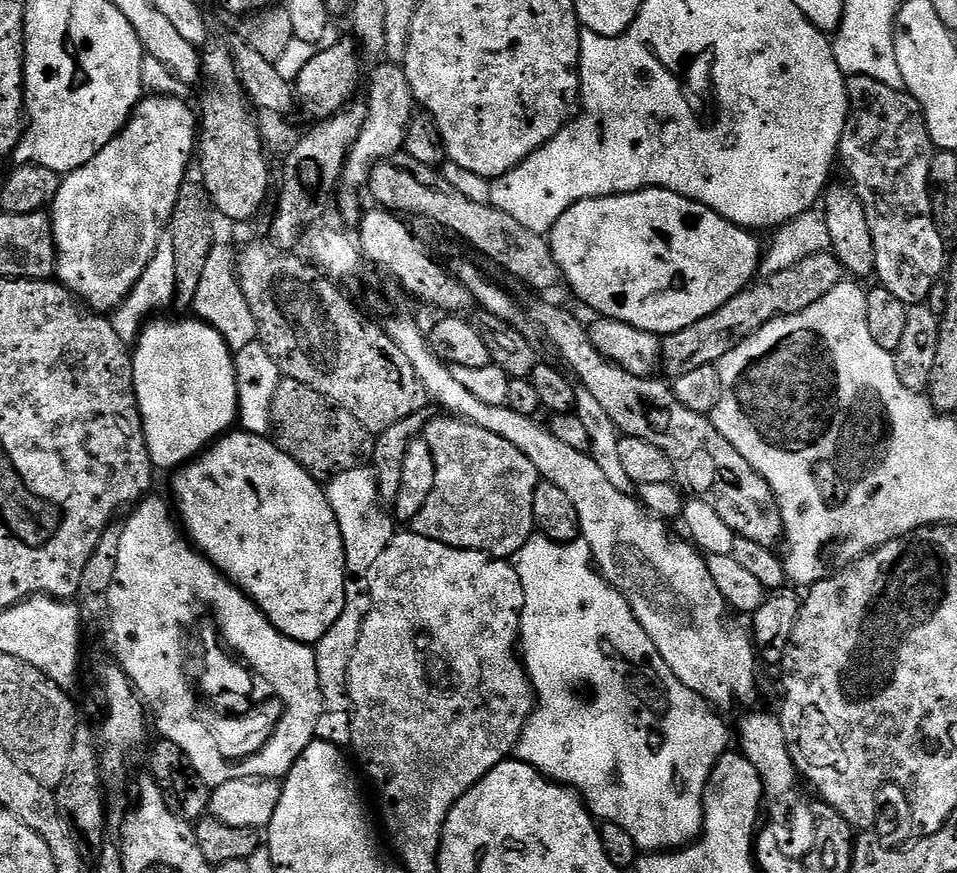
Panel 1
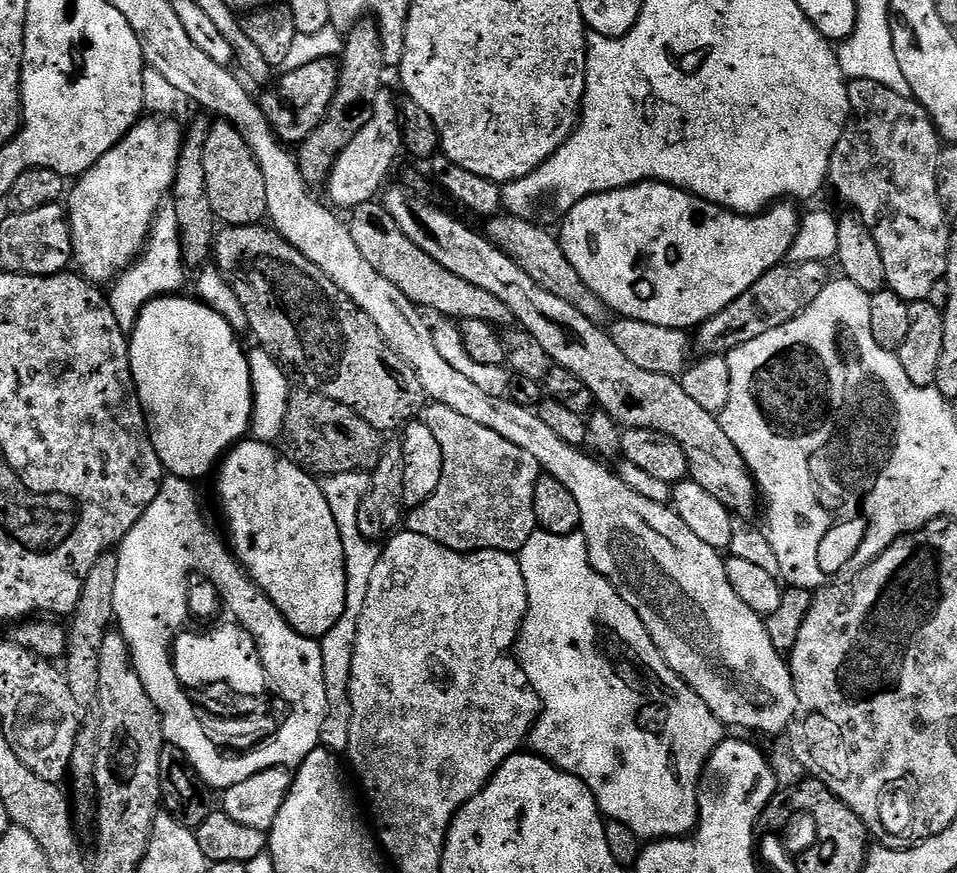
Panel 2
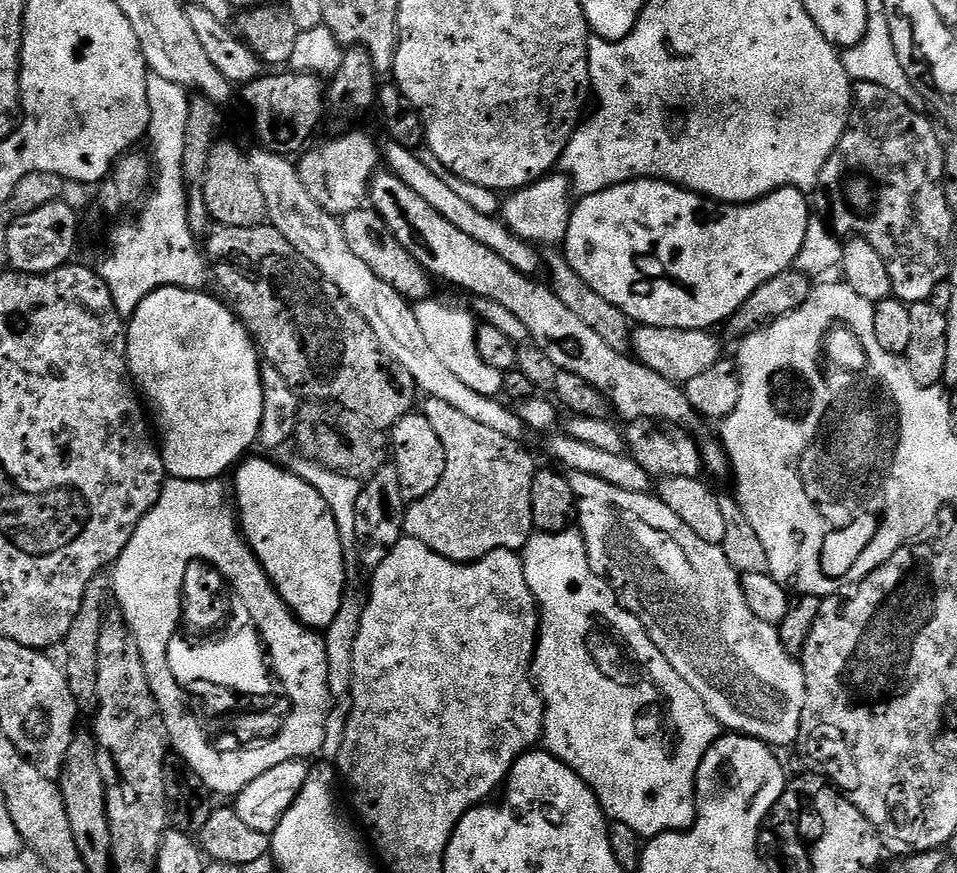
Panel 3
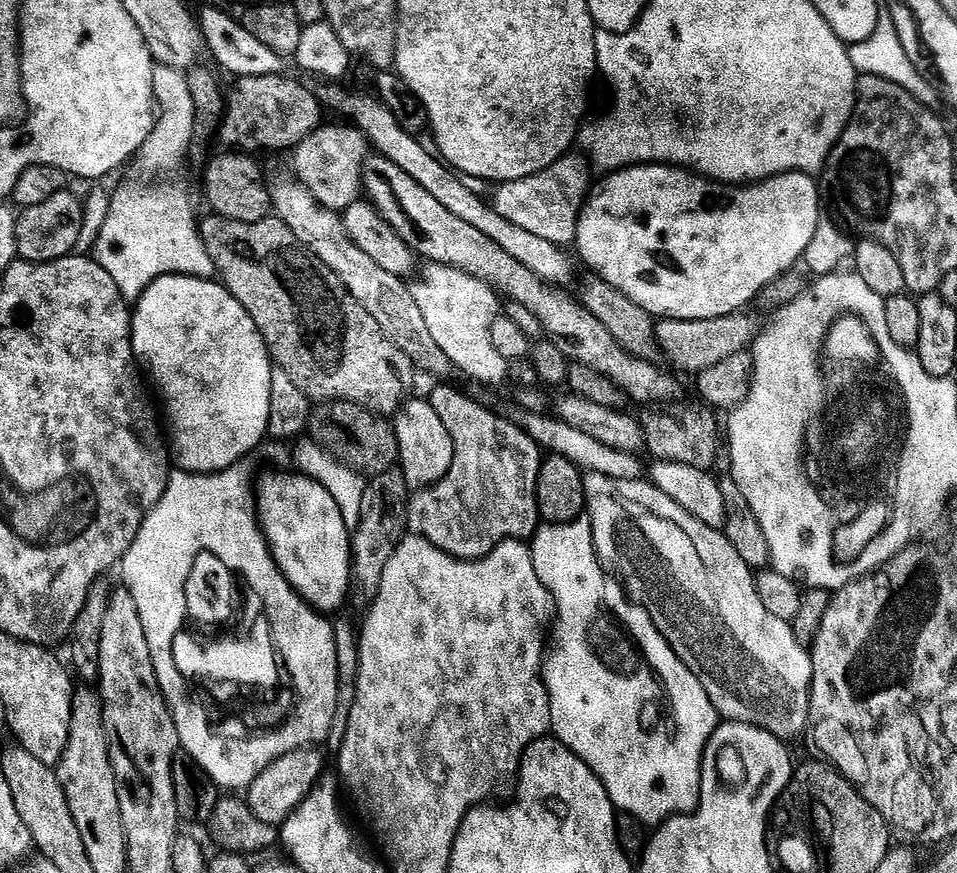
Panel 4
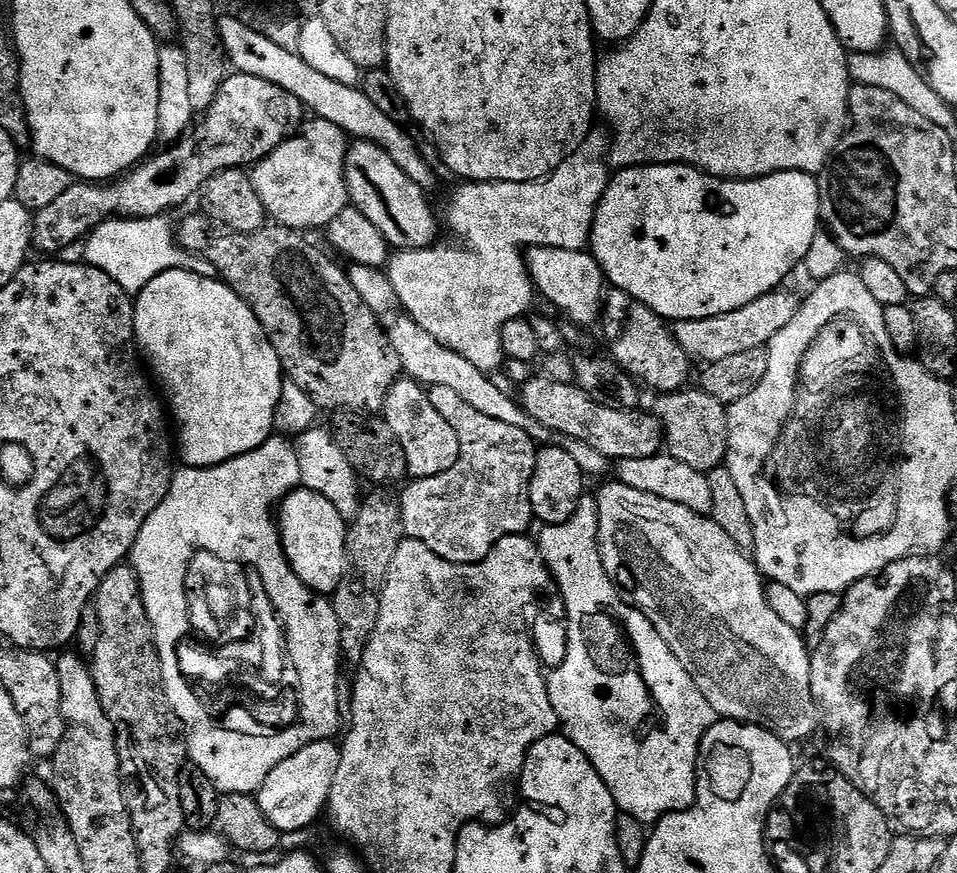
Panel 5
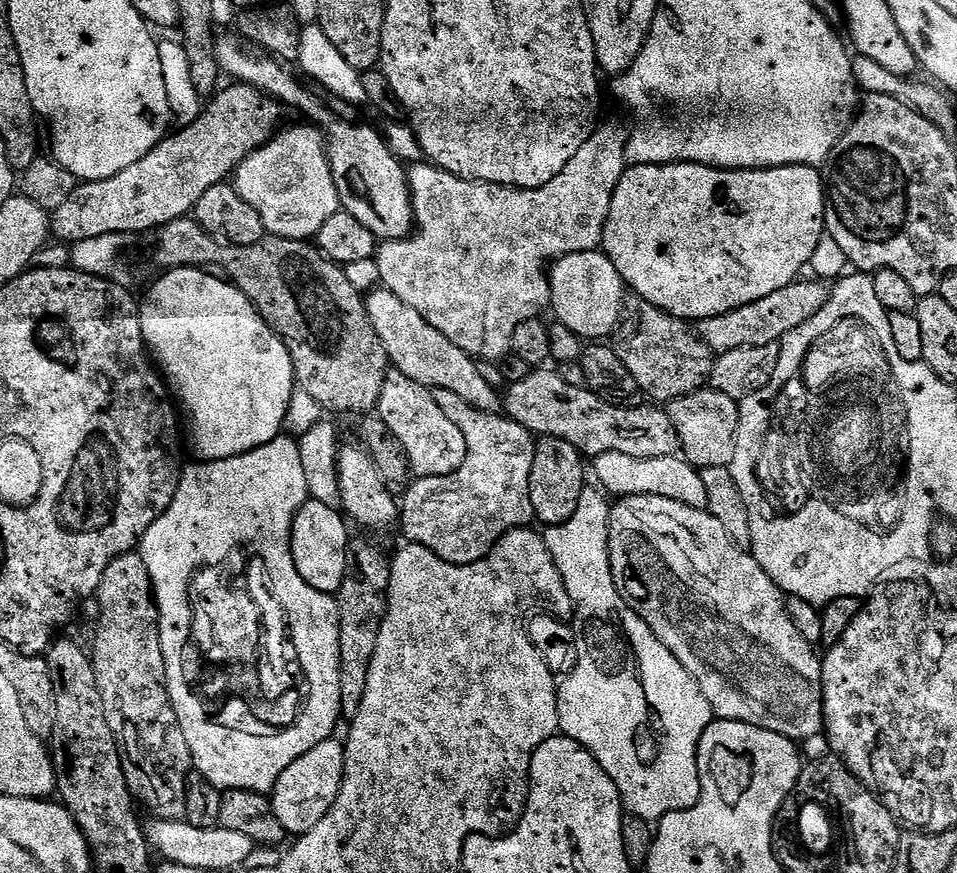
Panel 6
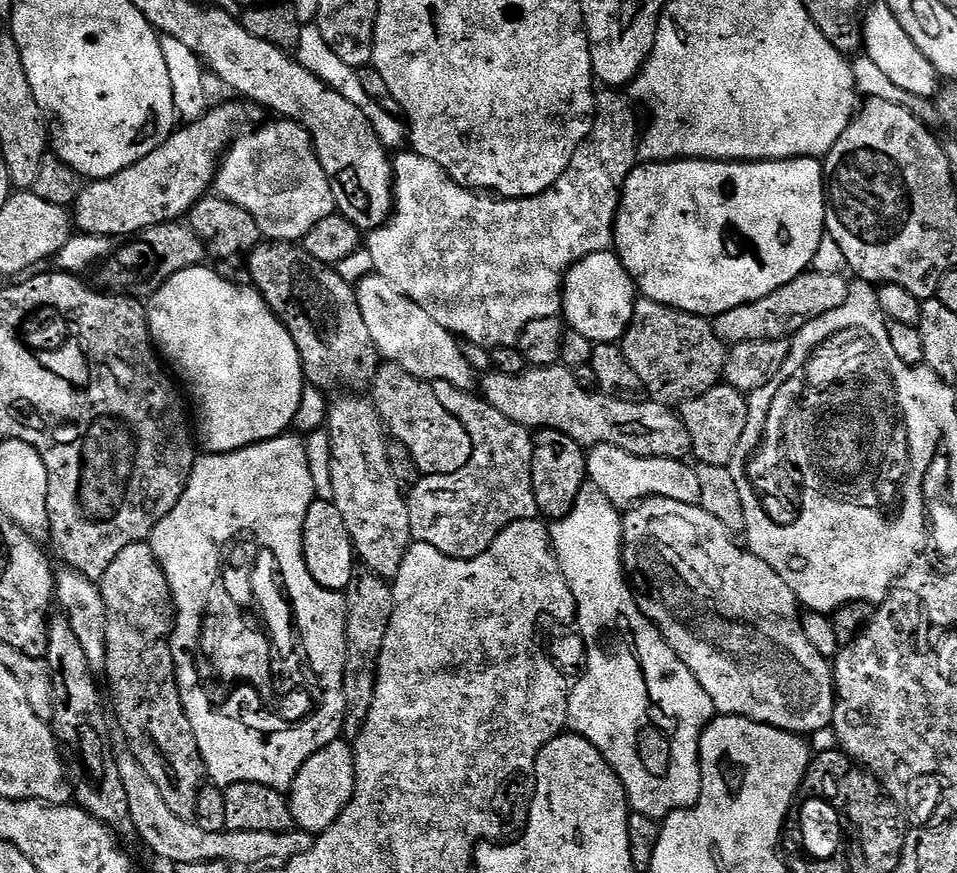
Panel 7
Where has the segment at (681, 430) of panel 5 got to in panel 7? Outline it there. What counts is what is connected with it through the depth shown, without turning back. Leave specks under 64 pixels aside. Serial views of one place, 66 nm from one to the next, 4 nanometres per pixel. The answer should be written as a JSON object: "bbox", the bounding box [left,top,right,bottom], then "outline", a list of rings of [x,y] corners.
{"bbox":[678,382,748,468],"outline":[[[721,382],[716,387],[706,390],[698,398],[690,398],[685,404],[679,405],[678,414],[690,432],[692,456],[699,463],[726,468],[730,458],[734,458],[734,450],[738,450],[738,442],[746,430],[746,414],[748,398],[737,388]]]}

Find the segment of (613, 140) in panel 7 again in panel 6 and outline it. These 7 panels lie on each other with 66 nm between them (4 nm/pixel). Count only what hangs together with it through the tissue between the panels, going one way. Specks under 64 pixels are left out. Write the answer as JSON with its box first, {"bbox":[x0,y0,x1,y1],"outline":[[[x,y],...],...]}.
{"bbox":[374,123,630,362],"outline":[[[601,123],[593,131],[590,139],[582,142],[582,150],[578,150],[578,154],[574,154],[574,158],[570,158],[570,162],[566,162],[566,166],[562,166],[562,174],[558,174],[558,178],[550,178],[550,182],[546,182],[546,186],[537,188],[503,188],[500,184],[483,184],[477,180],[463,180],[450,174],[444,168],[436,167],[431,162],[411,165],[407,169],[407,174],[408,190],[412,193],[414,231],[404,240],[385,240],[379,245],[374,256],[376,272],[380,275],[379,283],[391,290],[398,298],[402,298],[402,302],[406,302],[406,306],[414,306],[414,310],[418,310],[418,314],[422,314],[422,318],[426,318],[426,322],[430,326],[434,326],[434,330],[438,330],[438,334],[446,334],[446,338],[450,338],[450,342],[454,342],[454,346],[458,346],[458,350],[462,350],[473,360],[477,362],[503,360],[511,353],[514,330],[518,330],[518,326],[522,326],[522,322],[537,319],[541,315],[540,311],[543,308],[545,311],[551,305],[552,295],[550,294],[546,266],[551,265],[562,256],[579,252],[594,252],[603,245],[604,227],[606,218],[610,214],[612,195],[622,178],[624,169],[629,167],[626,150],[630,135],[630,128],[624,124],[603,124]]]}

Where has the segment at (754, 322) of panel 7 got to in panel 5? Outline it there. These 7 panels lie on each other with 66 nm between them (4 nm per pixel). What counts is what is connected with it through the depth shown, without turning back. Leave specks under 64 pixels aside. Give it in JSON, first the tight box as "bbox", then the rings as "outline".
{"bbox":[671,291,801,366],"outline":[[[784,291],[768,292],[738,310],[730,310],[730,314],[718,314],[714,318],[701,320],[675,321],[671,325],[672,334],[678,346],[682,346],[682,350],[688,355],[688,359],[693,362],[701,360],[701,365],[704,366],[722,362],[722,358],[731,358],[733,354],[746,354],[746,350],[767,349],[768,343],[789,325],[800,308],[801,297]]]}

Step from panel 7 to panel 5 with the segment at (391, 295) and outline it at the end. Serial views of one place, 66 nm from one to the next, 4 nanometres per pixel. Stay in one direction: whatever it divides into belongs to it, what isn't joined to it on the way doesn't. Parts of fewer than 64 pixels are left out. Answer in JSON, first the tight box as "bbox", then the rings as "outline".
{"bbox":[387,318,554,446],"outline":[[[411,318],[396,320],[392,325],[387,325],[388,341],[394,346],[394,350],[400,359],[400,367],[411,379],[419,382],[421,385],[433,388],[434,386],[447,386],[454,390],[478,414],[486,414],[486,418],[494,418],[497,422],[506,422],[506,426],[518,426],[530,439],[535,440],[537,445],[548,446],[553,443],[554,433],[540,422],[534,422],[530,414],[526,414],[523,408],[515,399],[512,400],[495,384],[495,379],[490,378],[489,373],[478,370],[476,366],[466,362],[466,358],[454,354],[452,350],[442,346],[418,322]]]}

